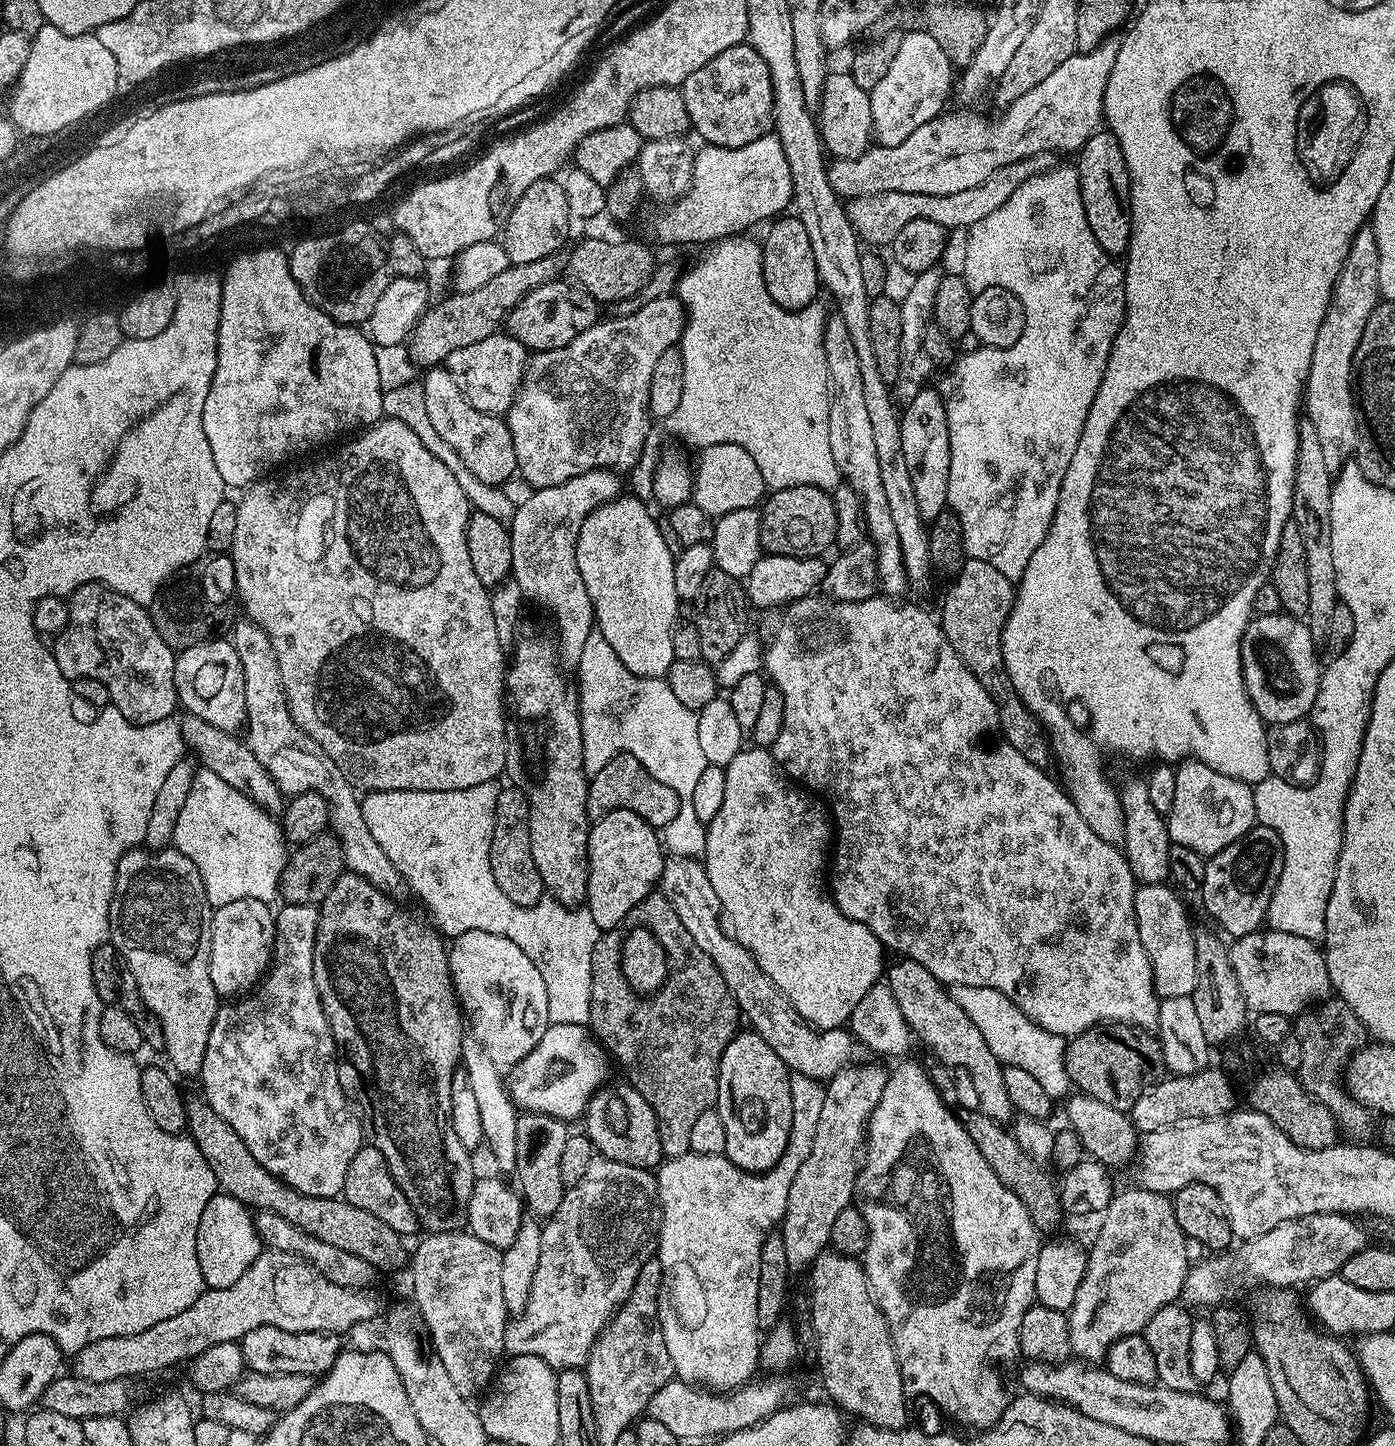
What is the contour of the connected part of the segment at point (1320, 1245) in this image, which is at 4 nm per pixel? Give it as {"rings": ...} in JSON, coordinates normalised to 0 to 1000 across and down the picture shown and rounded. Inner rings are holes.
{"rings":[[[951,838],[951,840],[942,840],[936,842],[928,842],[925,845],[919,845],[919,848],[913,848],[913,851],[910,851],[905,853],[905,856],[892,858],[882,868],[872,867],[870,871],[863,871],[861,874],[855,873],[850,881],[849,887],[848,898],[852,902],[866,902],[865,903],[875,903],[878,901],[882,891],[897,891],[900,888],[910,891],[924,891],[929,888],[940,889],[944,885],[949,885],[951,882],[957,882],[960,880],[961,876],[971,870],[973,864],[981,862],[982,858],[978,853],[978,849],[975,846],[971,846],[968,840],[962,838]]]}

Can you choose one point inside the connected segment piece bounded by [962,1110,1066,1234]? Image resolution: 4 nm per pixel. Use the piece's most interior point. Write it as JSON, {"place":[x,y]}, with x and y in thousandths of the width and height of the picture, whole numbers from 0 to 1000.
{"place":[736,816]}

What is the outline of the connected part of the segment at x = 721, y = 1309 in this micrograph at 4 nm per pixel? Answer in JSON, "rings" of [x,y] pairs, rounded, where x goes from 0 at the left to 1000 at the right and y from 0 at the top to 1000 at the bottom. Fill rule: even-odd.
{"rings":[[[573,743],[566,743],[568,781],[561,801],[552,811],[533,811],[526,807],[520,799],[510,799],[497,796],[477,802],[472,806],[470,814],[473,854],[470,858],[470,871],[473,873],[476,883],[472,898],[472,911],[475,928],[477,928],[477,934],[480,936],[484,954],[520,964],[527,963],[543,951],[546,926],[543,914],[546,859],[561,844],[569,812],[572,812],[575,804],[578,804],[584,793],[589,762],[592,762],[591,754],[591,750],[587,747]]]}

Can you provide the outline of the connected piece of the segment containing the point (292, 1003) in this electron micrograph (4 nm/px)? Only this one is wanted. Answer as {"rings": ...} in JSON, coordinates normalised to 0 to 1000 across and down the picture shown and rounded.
{"rings":[[[204,625],[201,629],[201,631],[199,630],[196,633],[198,652],[195,666],[189,676],[188,680],[183,685],[168,693],[158,694],[156,697],[153,710],[151,712],[151,721],[148,723],[148,732],[145,732],[145,740],[142,742],[142,747],[146,749],[146,760],[148,761],[156,770],[159,770],[159,773],[162,773],[162,776],[165,776],[165,779],[168,779],[168,781],[171,781],[171,787],[173,787],[173,790],[176,790],[179,798],[182,798],[182,801],[185,801],[186,806],[194,812],[196,812],[203,819],[207,819],[211,824],[228,828],[234,827],[241,828],[247,824],[248,809],[251,809],[251,804],[254,804],[254,798],[257,798],[262,786],[257,771],[254,768],[253,764],[247,758],[245,751],[242,748],[242,740],[241,739],[242,728],[239,715],[237,712],[237,707],[234,707],[234,701],[231,698],[231,693],[228,690],[228,682],[225,682],[225,657],[227,656],[227,644],[229,631],[223,625]]]}

